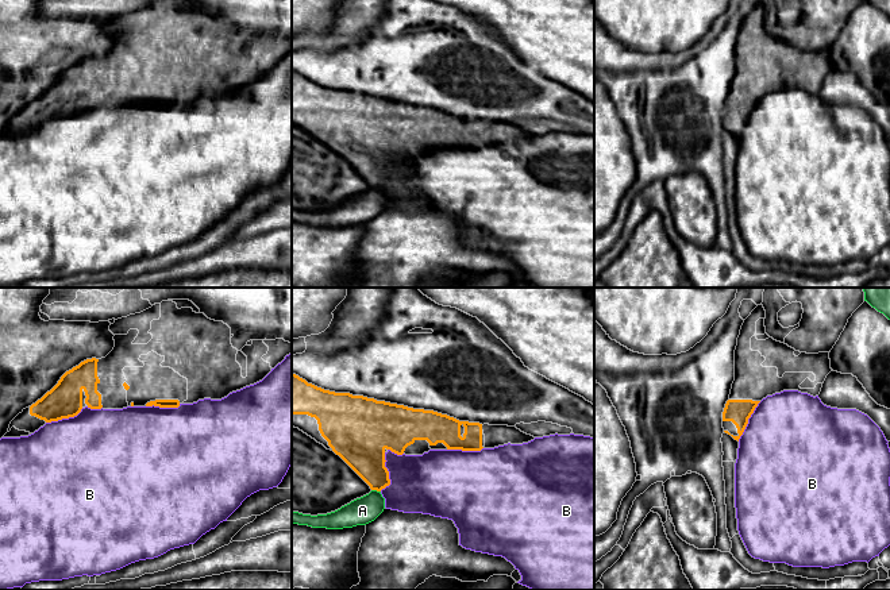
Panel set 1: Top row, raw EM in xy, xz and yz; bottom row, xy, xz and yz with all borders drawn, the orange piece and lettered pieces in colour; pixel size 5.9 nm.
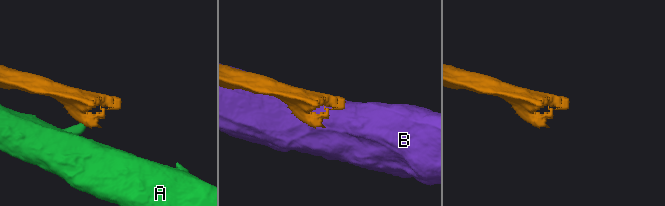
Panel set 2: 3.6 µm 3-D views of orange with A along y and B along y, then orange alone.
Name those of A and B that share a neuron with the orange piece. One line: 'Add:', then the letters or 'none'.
Add: none

